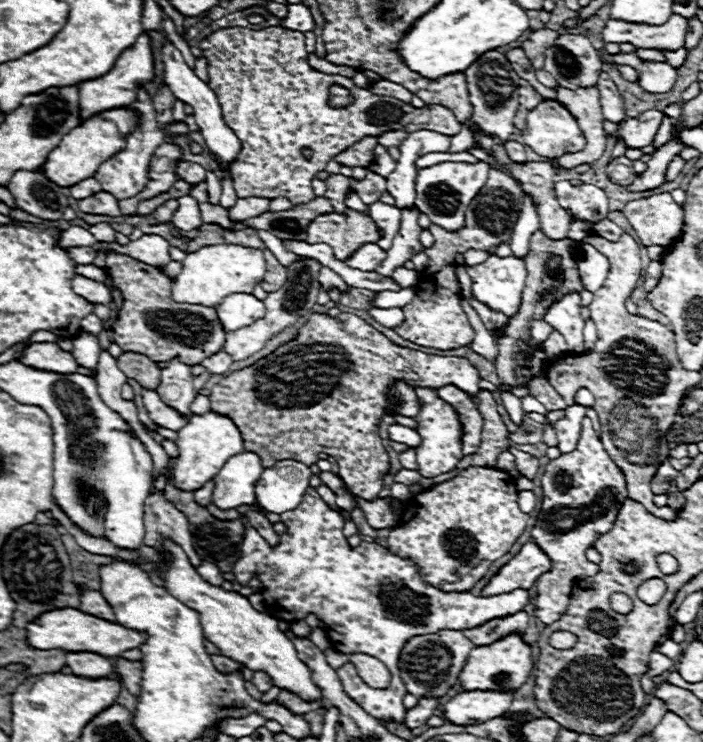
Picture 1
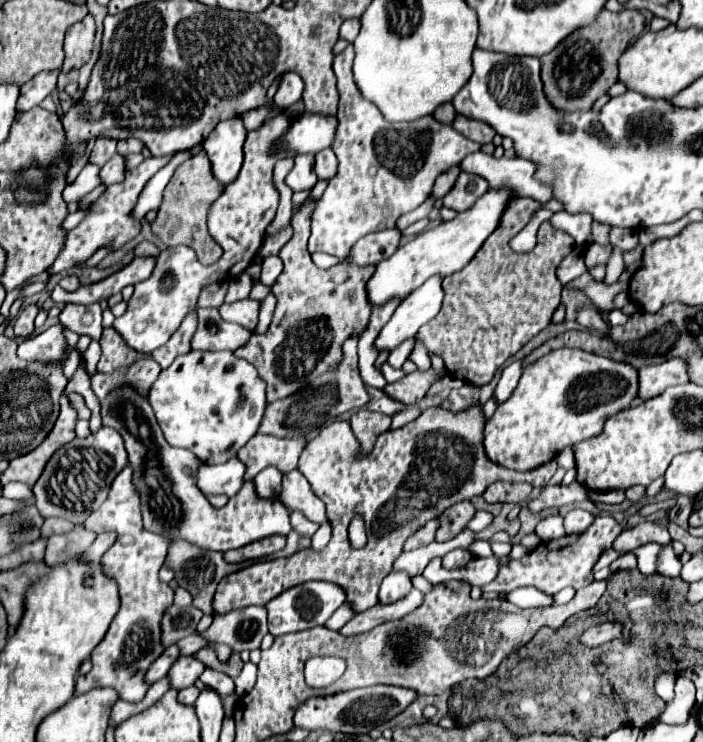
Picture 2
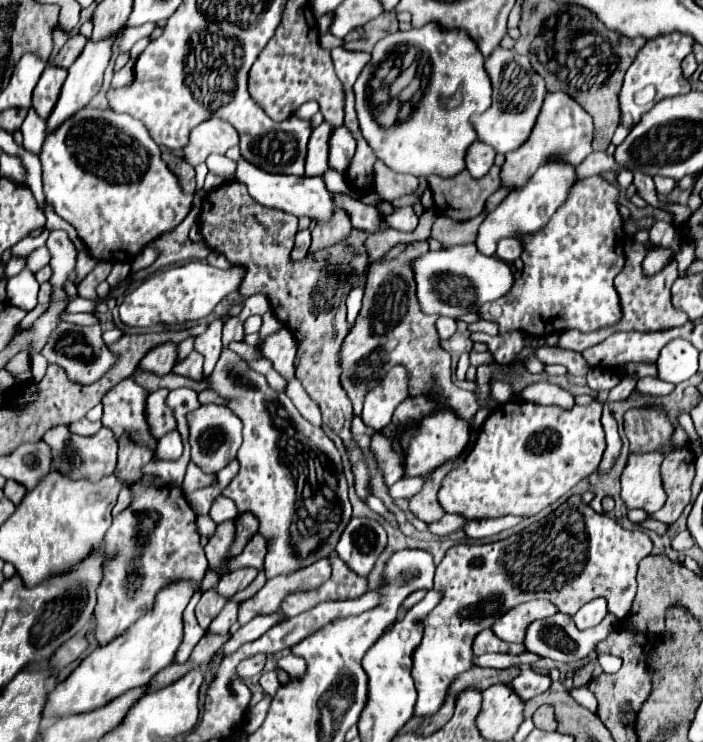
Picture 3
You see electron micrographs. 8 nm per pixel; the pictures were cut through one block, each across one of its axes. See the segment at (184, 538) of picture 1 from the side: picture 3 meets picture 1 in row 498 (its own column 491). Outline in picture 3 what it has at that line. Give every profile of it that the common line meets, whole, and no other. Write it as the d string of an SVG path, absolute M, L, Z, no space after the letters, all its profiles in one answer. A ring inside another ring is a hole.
M476 140L472 146L470 146L470 152L466 156L466 168L468 172L474 176L474 178L482 178L488 174L488 170L492 168L494 164L494 148L490 148L488 144Z

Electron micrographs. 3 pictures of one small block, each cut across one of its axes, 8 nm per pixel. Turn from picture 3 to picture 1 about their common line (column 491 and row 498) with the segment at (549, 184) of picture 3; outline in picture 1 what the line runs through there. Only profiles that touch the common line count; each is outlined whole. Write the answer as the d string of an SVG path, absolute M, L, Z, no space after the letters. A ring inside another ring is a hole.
M256 452L234 454L224 464L224 468L214 476L216 488L214 488L212 502L222 510L248 504L248 506L254 506L256 512L262 512L254 496L254 484L262 472L264 472L264 466Z

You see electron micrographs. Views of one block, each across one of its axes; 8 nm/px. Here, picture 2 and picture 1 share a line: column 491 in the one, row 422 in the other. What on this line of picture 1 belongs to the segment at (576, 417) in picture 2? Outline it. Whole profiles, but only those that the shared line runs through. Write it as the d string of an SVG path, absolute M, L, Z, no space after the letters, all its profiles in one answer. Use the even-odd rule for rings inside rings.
M418 388L416 390L418 398L424 402L424 408L420 410L420 414L416 416L416 422L420 424L420 436L422 436L422 446L416 448L416 458L418 458L418 474L422 478L436 478L438 474L450 472L456 468L456 464L460 462L462 454L462 424L458 422L458 416L454 414L452 406L448 406L446 402L442 402L436 396L434 388Z

